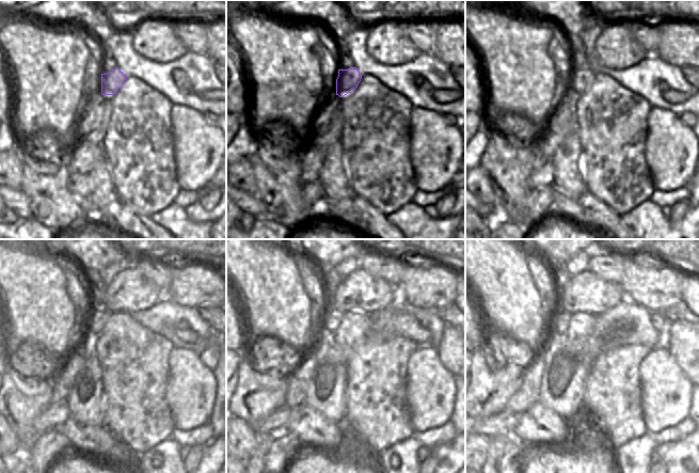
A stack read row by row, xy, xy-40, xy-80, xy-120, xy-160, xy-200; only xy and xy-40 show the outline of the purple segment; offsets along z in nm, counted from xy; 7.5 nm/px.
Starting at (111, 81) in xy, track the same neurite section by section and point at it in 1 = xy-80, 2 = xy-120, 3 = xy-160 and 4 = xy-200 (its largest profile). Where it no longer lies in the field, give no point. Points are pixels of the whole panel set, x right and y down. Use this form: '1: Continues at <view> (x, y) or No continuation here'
1: Continues at xy-80 (582, 79)
2: Continues at xy-120 (98, 317)
3: Continues at xy-160 (330, 321)
4: Continues at xy-200 (561, 321).

